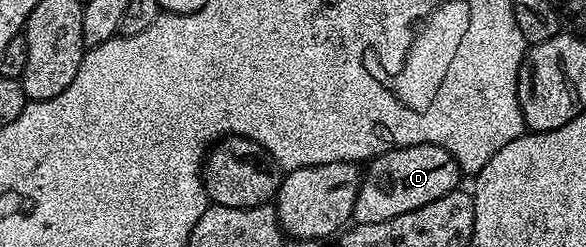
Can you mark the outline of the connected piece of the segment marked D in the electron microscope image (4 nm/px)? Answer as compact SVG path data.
M417 144L376 154L362 171L351 217L358 224L381 224L381 220L405 216L405 212L413 212L417 208L425 208L425 204L433 204L433 200L441 200L441 196L460 185L459 178L461 171L457 160L453 160L445 148L437 148L435 144Z

